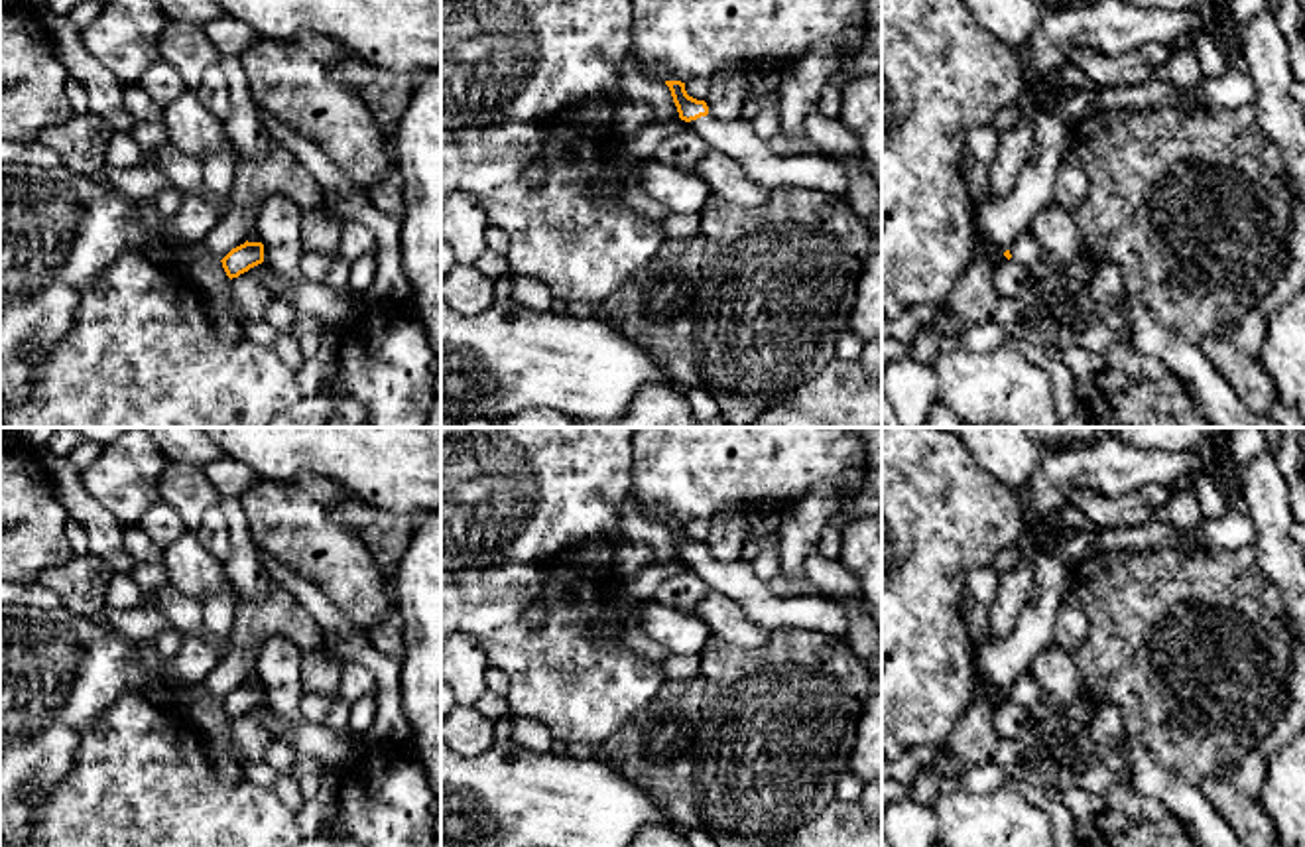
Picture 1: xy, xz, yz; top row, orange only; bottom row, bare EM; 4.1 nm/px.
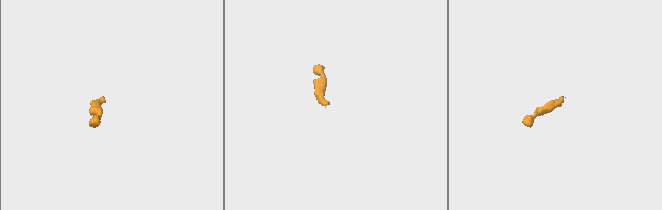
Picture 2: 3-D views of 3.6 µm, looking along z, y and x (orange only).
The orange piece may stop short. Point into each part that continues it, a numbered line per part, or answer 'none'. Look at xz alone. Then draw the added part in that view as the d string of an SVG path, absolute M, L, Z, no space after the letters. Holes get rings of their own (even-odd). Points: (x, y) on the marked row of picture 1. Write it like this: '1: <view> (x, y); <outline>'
1: xz (737, 140); M713 114L687 122L709 148L734 160L750 181L768 193L779 187L809 187L848 201L850 181L842 163L825 154L777 156L742 118L722 122Z

